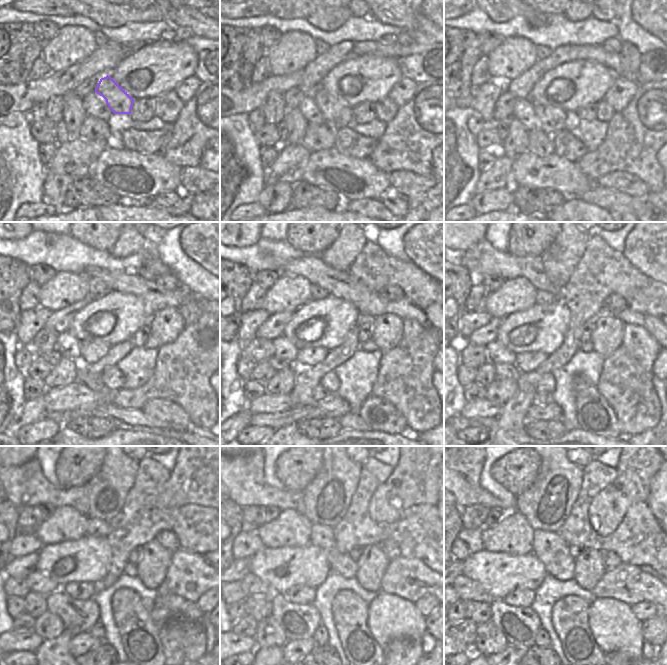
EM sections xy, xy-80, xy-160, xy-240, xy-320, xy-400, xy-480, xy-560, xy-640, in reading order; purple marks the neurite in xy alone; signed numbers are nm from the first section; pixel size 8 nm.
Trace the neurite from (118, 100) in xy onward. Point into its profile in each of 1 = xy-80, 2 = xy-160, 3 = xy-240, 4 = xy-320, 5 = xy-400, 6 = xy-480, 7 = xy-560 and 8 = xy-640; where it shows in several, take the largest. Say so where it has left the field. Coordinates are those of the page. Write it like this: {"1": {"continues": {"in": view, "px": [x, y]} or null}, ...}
{"1": {"continues": {"in": "xy-80", "px": [337, 114]}}, "2": {"continues": {"in": "xy-160", "px": [552, 120]}}, "3": {"continues": {"in": "xy-240", "px": [91, 353]}}, "4": {"continues": {"in": "xy-320", "px": [308, 357]}}, "5": {"continues": {"in": "xy-400", "px": [528, 361]}}, "6": {"continues": {"in": "xy-480", "px": [77, 590]}}, "7": {"continues": {"in": "xy-560", "px": [298, 594]}}, "8": {"continues": {"in": "xy-640", "px": [522, 598]}}}

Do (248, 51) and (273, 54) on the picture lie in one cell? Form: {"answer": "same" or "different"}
{"answer": "different"}

